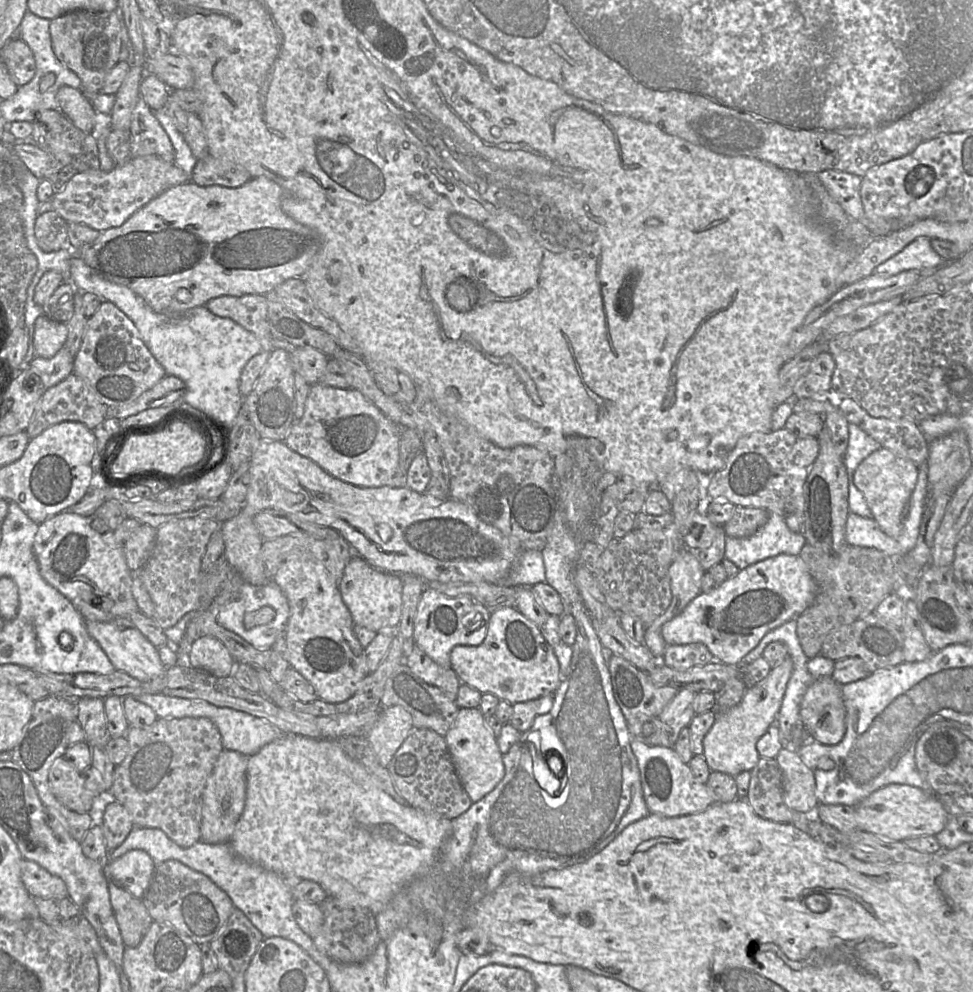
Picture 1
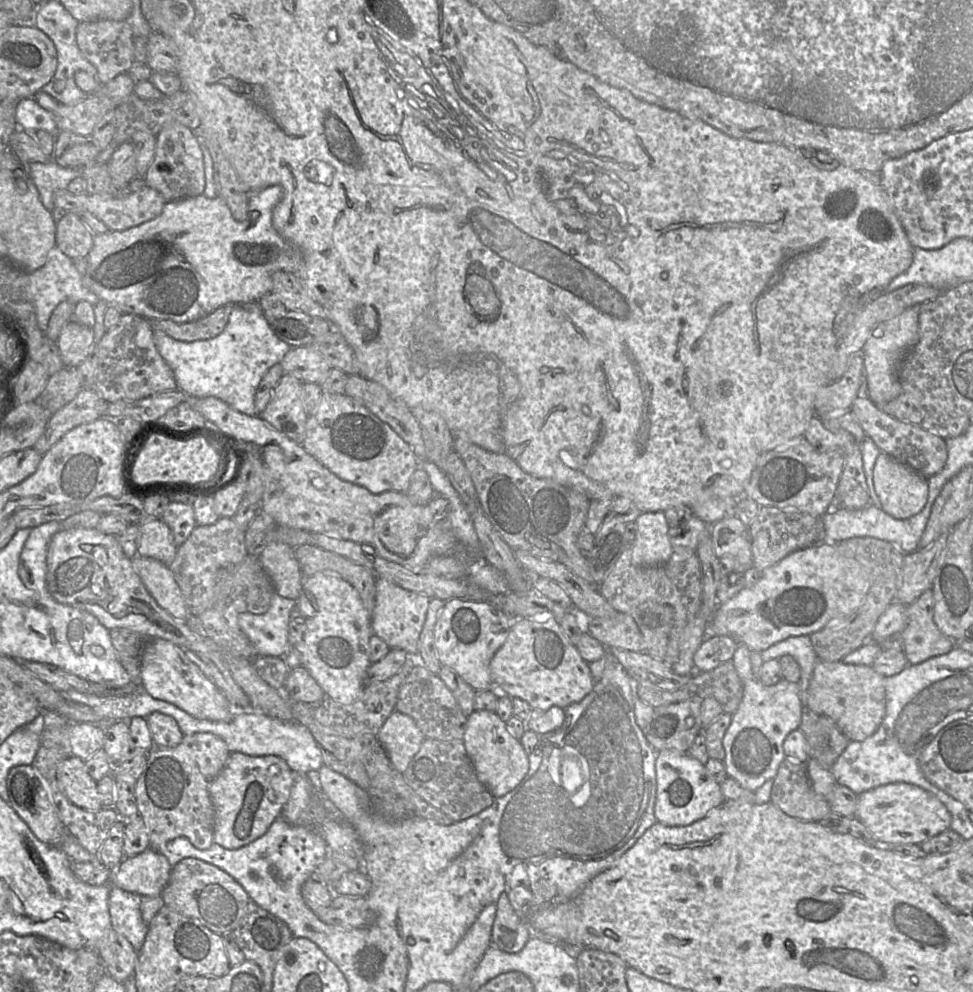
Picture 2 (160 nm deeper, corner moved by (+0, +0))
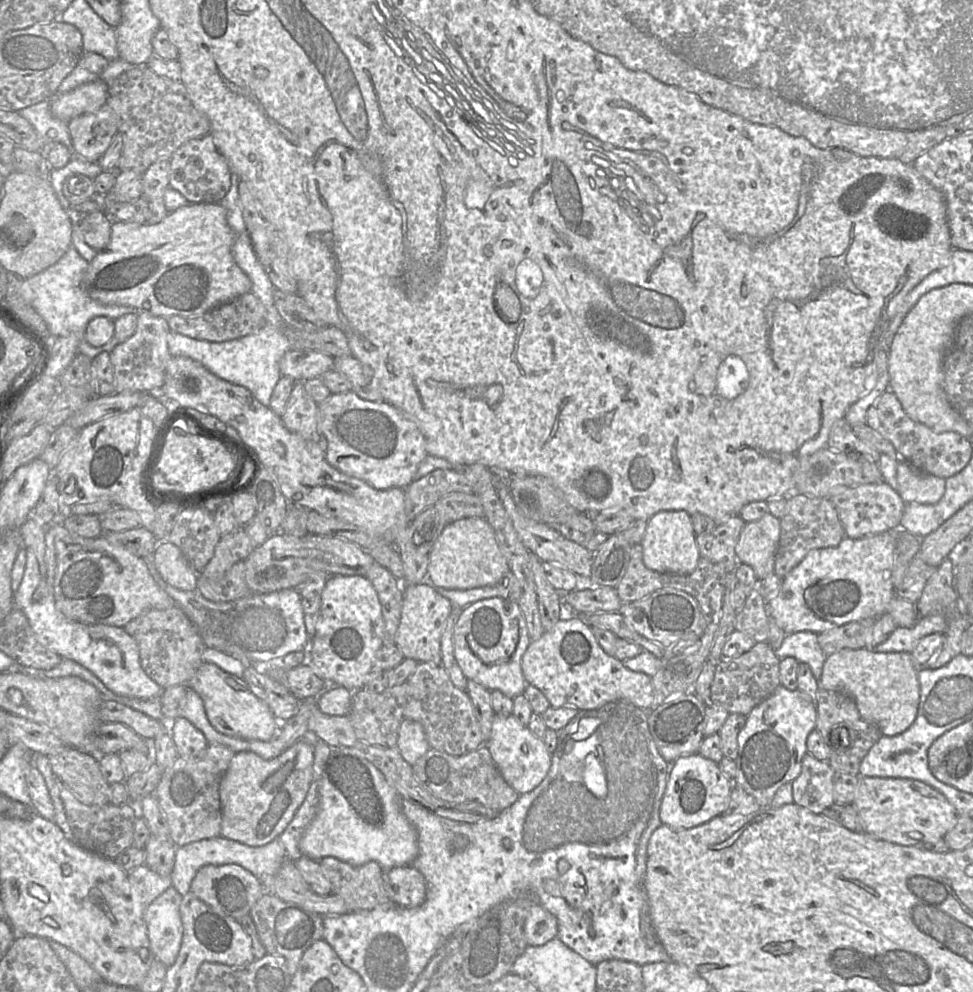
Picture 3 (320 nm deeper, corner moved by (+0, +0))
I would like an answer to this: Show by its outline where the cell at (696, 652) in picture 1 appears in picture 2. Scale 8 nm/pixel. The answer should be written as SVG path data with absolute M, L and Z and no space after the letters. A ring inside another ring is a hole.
M707 636L693 657L696 672L710 671L730 661L739 645L730 636Z

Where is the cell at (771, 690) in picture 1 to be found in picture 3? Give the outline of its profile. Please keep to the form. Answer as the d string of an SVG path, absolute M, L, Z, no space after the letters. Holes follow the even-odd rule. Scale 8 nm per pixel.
M777 687L746 716L745 726L738 734L734 784L752 795L762 808L769 808L777 790L801 773L807 738L815 730L816 721L814 700L799 690Z

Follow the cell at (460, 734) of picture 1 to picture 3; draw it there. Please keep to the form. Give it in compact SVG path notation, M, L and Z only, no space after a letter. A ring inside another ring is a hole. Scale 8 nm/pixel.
M495 715L490 737L484 742L504 780L520 795L535 789L547 776L552 765L552 753L543 740L515 717Z

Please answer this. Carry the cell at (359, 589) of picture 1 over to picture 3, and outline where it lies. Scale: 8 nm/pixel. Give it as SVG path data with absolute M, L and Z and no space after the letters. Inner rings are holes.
M416 584L404 587L401 619L394 643L405 658L413 659L417 663L441 665L441 637L452 609L452 603L440 595L433 586Z

